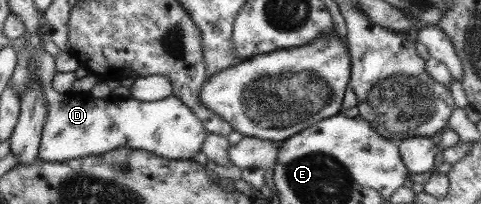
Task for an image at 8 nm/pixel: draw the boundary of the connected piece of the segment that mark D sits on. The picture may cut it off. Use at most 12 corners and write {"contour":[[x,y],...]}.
{"contour":[[39,91],[37,153],[191,160],[207,132],[172,94]]}

